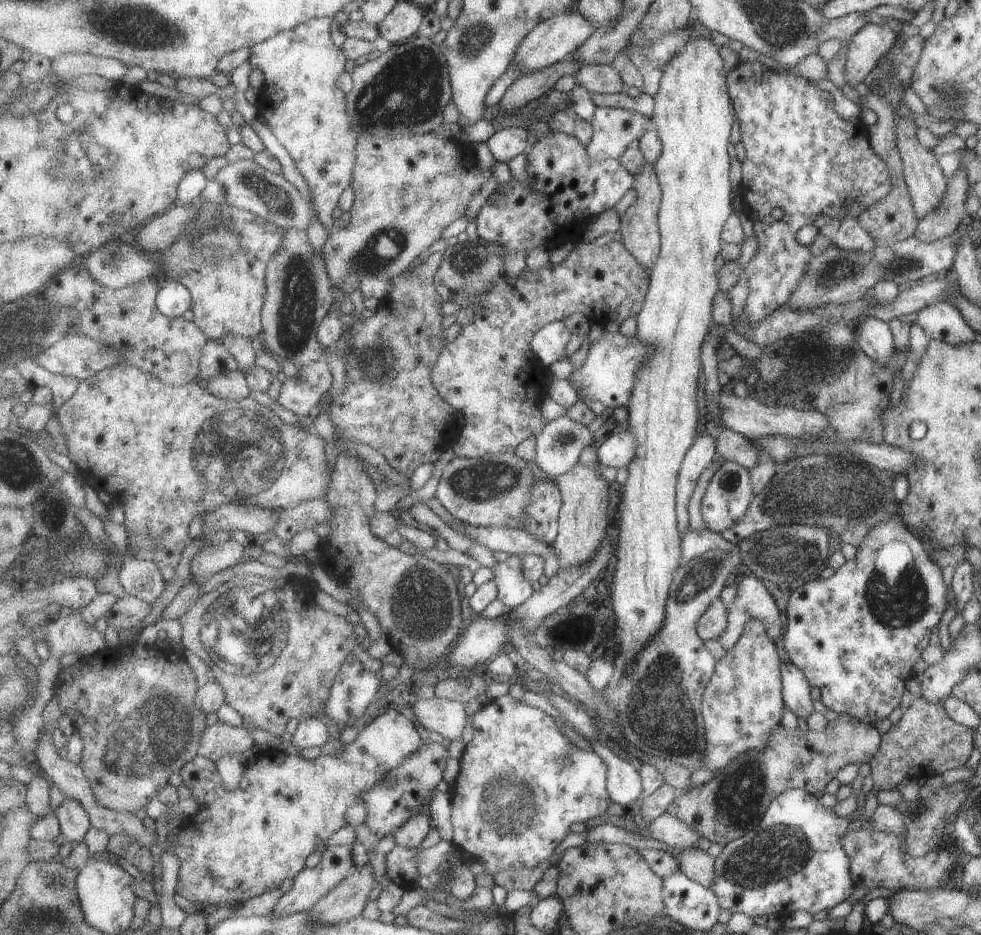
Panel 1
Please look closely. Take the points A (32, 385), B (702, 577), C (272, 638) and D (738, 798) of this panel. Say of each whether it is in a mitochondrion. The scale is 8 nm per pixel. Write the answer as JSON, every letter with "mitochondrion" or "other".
{"A":"other","B":"mitochondrion","C":"mitochondrion","D":"mitochondrion"}

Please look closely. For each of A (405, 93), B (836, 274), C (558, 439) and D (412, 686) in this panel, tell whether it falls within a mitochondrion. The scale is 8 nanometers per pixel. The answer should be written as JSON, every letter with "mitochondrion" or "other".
{"A":"mitochondrion","B":"mitochondrion","C":"mitochondrion","D":"other"}

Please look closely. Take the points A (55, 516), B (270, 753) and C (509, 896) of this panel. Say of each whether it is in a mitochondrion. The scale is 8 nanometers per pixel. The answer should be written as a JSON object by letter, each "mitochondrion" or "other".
{"A":"mitochondrion","B":"other","C":"other"}

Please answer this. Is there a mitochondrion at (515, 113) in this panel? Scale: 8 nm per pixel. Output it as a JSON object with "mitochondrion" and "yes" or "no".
{"mitochondrion":"no"}

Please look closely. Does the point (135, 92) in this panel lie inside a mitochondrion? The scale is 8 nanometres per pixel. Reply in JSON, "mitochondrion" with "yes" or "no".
{"mitochondrion":"no"}

